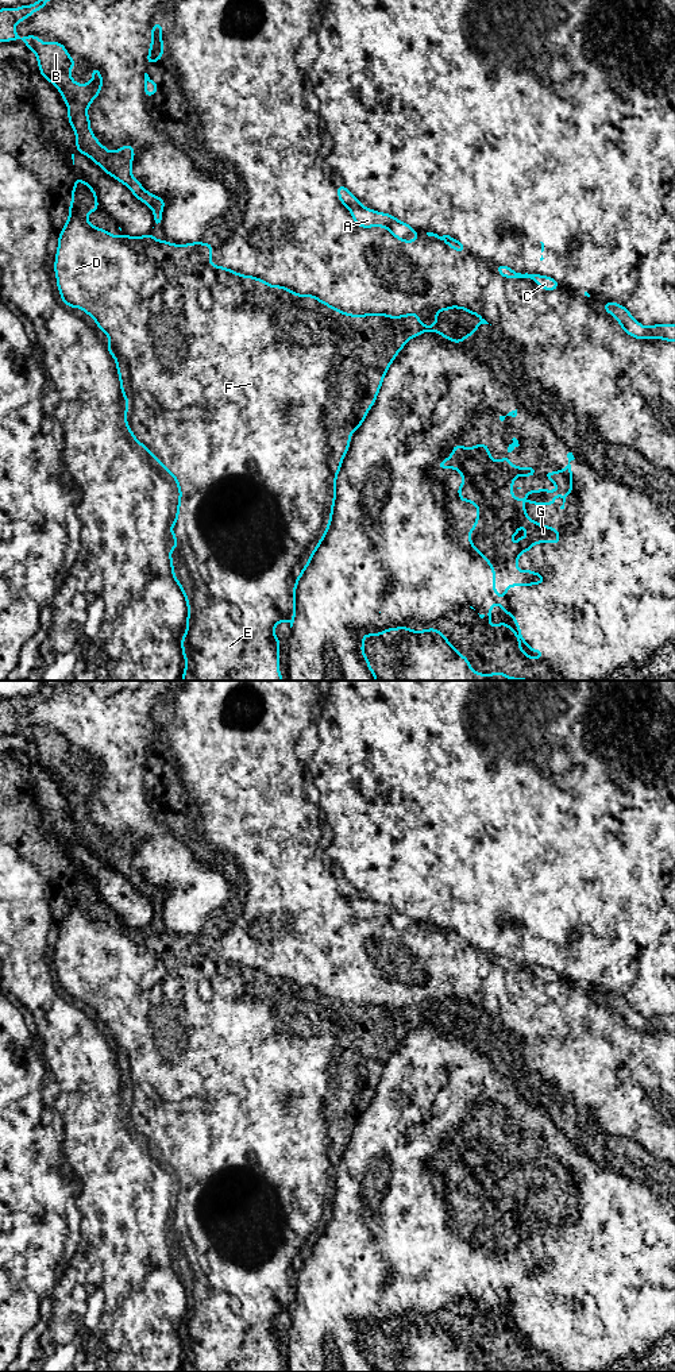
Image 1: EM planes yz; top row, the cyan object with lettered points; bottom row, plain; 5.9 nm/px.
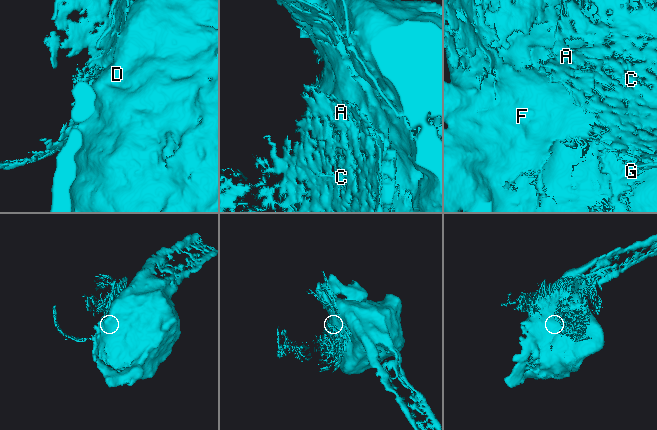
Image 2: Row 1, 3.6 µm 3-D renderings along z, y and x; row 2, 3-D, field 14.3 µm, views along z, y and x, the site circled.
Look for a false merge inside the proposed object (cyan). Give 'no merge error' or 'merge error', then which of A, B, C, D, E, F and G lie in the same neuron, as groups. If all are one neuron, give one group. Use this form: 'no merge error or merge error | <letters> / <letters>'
merge error | A B C / D E F G

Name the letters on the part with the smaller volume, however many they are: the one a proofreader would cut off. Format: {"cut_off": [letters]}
{"cut_off": ["A", "B", "C"]}

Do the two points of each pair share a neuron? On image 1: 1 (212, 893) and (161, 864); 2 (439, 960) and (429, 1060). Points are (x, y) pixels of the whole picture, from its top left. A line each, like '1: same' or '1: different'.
1: same
2: different

